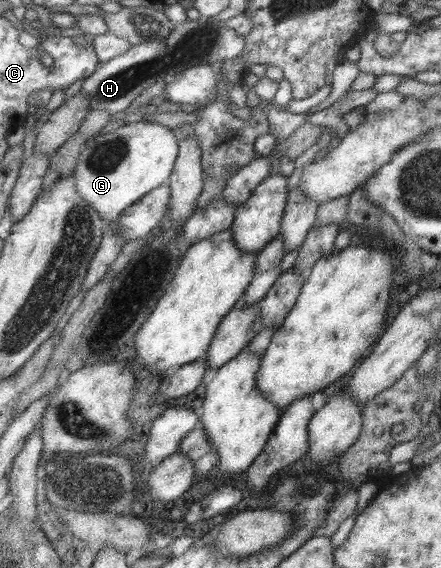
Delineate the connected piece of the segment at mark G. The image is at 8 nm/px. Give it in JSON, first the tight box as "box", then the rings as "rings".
{"box":[73,120,178,222],"rings":[[[143,120],[118,126],[112,131],[112,133],[105,133],[92,138],[91,143],[89,143],[88,146],[83,146],[80,154],[77,156],[77,161],[73,170],[73,179],[75,179],[75,189],[77,191],[77,195],[81,195],[81,197],[83,197],[83,201],[89,203],[89,205],[93,207],[97,213],[99,213],[99,217],[101,217],[101,219],[103,219],[105,222],[111,219],[118,219],[118,217],[121,215],[121,212],[128,205],[133,205],[133,203],[137,202],[141,196],[145,195],[145,193],[151,191],[159,184],[167,183],[169,174],[171,174],[173,164],[175,163],[175,158],[177,157],[177,152],[178,141],[175,139],[172,129],[168,129],[166,126],[156,122],[147,122]]]}

